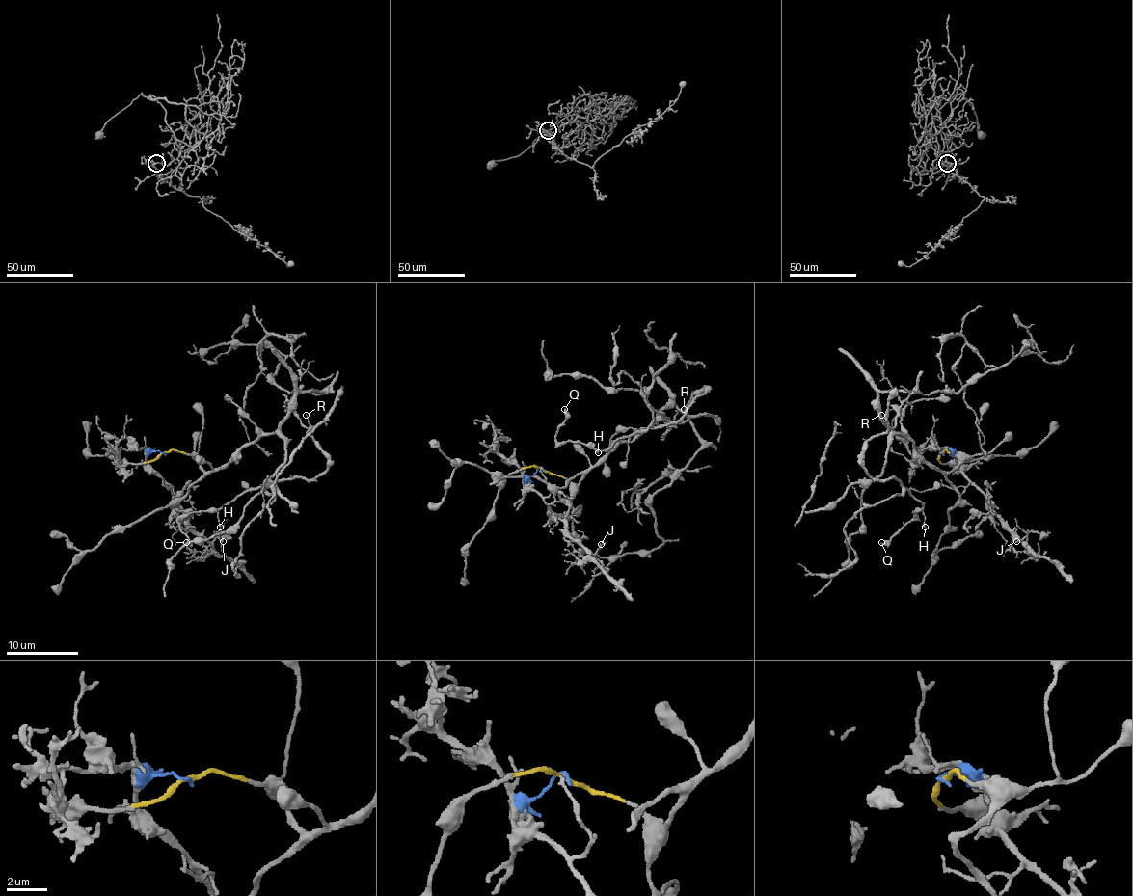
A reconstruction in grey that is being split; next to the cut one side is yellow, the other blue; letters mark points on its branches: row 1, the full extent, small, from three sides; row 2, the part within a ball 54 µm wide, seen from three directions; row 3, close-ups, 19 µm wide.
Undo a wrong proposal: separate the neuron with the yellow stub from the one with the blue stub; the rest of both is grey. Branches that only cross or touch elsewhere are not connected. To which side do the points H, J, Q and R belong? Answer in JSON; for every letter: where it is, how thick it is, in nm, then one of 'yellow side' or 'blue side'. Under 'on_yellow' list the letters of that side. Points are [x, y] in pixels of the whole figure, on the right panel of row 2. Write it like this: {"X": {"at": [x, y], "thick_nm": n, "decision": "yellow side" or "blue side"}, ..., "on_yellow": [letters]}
{"H": {"at": [925, 527], "thick_nm": 150, "decision": "yellow side"}, "J": {"at": [1016, 541], "thick_nm": 140, "decision": "blue side"}, "Q": {"at": [881, 542], "thick_nm": 320, "decision": "yellow side"}, "R": {"at": [881, 415], "thick_nm": 80, "decision": "yellow side"}, "on_yellow": ["H", "Q", "R"]}

